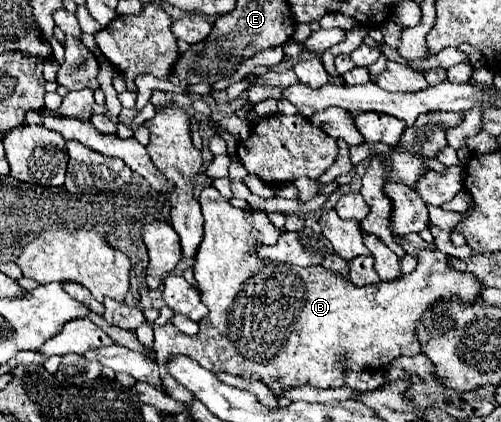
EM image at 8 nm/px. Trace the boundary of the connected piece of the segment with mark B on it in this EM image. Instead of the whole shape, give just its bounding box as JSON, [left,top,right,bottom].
[154,186,482,404]

